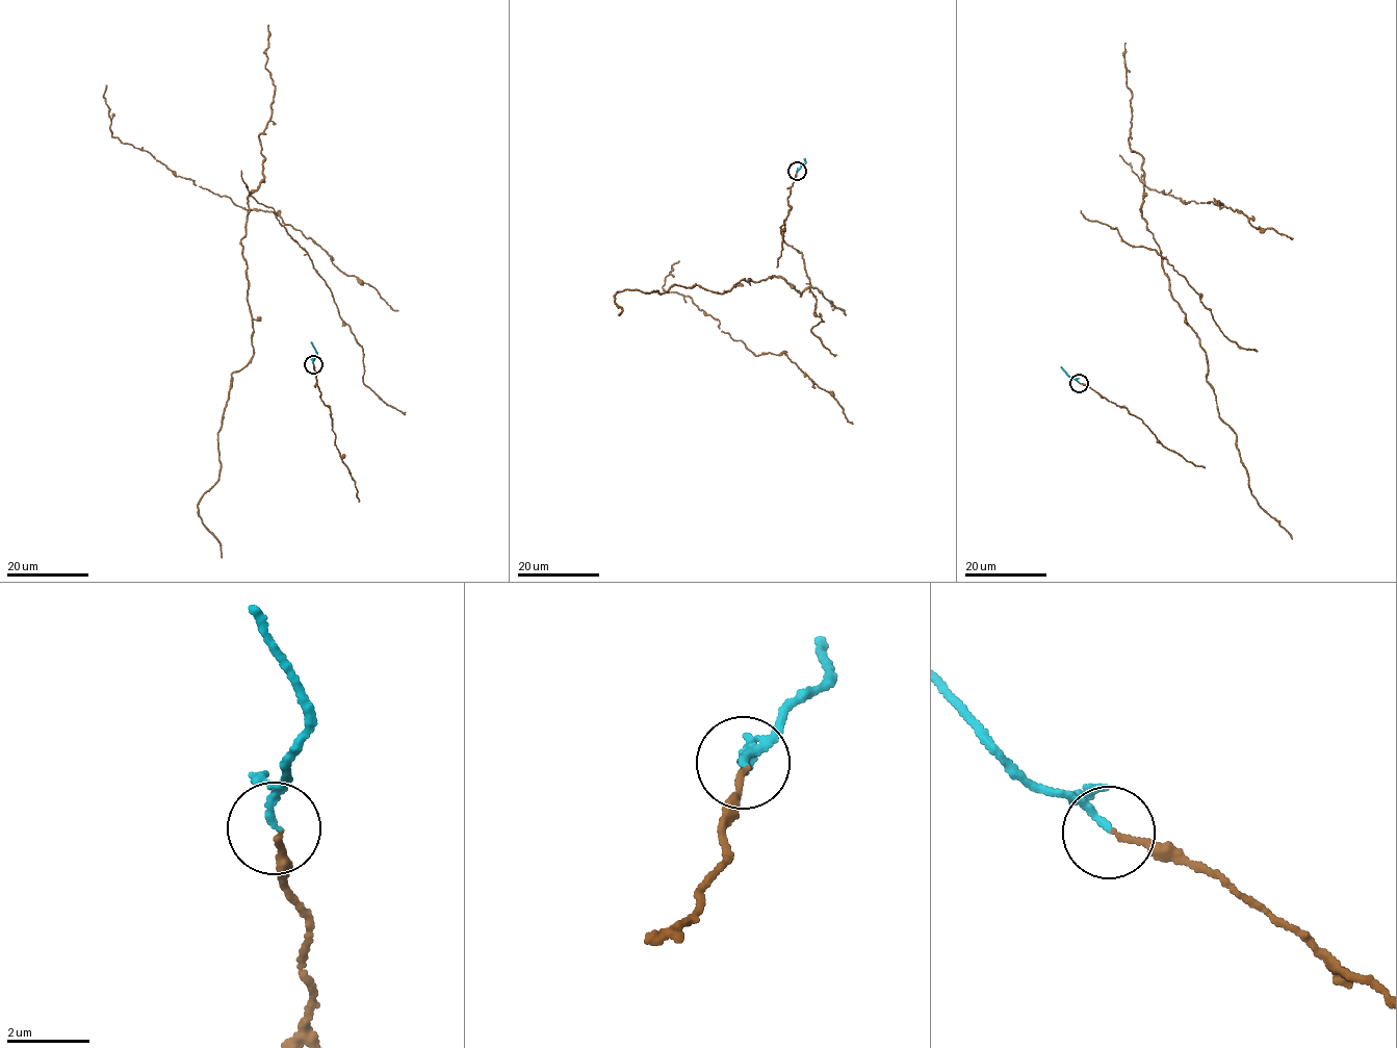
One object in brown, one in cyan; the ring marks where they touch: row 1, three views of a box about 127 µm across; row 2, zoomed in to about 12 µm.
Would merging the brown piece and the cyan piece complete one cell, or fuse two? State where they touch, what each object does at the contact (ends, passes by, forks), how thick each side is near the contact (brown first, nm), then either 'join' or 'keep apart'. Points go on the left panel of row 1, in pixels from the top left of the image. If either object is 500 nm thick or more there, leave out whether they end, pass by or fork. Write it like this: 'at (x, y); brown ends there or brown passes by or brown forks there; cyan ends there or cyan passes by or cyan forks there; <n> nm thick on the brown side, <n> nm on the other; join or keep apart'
at (313, 364); brown ends there; cyan passes by; 120 nm thick on the brown side, 120 nm on the other; join

